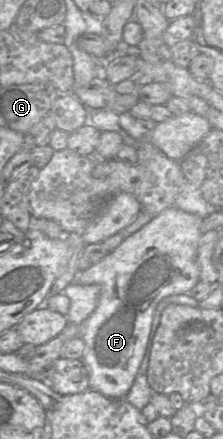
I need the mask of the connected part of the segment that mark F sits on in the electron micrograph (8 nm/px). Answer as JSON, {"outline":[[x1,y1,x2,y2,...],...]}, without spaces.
{"outline":[[176,206,167,208,74,280,100,287,96,309,81,324,80,337,85,343,81,359,88,371,90,389,109,398,125,398,131,389,158,304,166,297,188,293,200,281,197,255,203,219]]}

